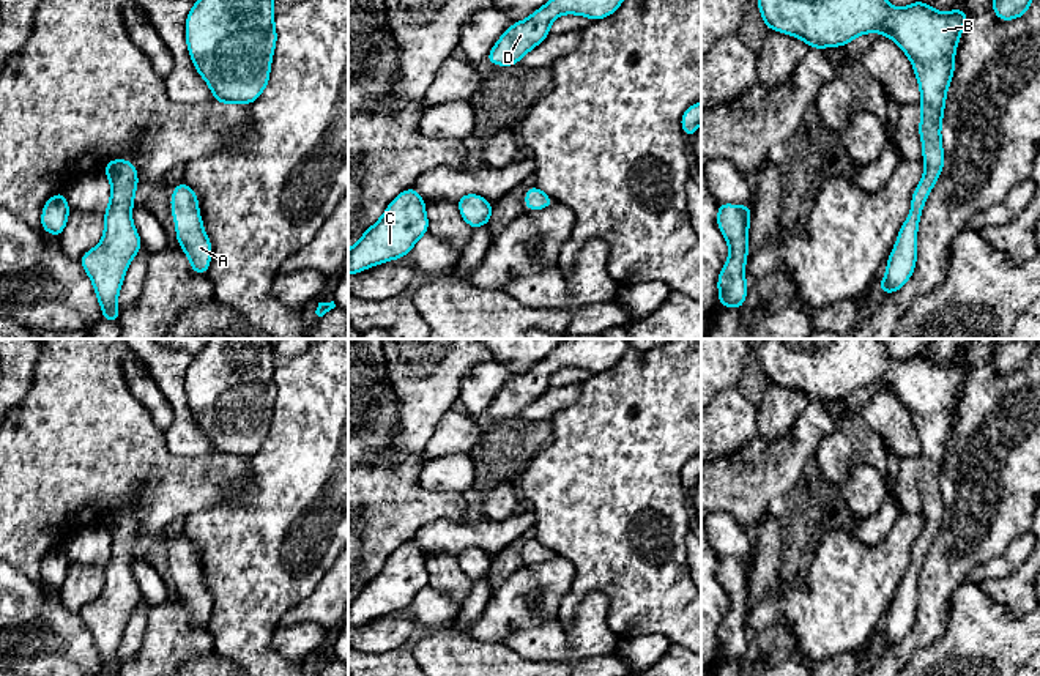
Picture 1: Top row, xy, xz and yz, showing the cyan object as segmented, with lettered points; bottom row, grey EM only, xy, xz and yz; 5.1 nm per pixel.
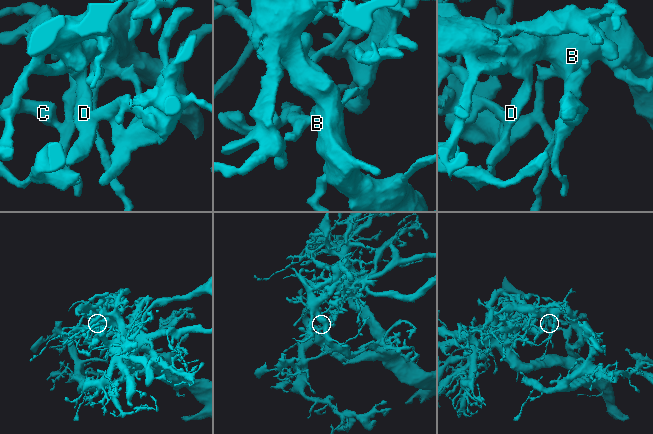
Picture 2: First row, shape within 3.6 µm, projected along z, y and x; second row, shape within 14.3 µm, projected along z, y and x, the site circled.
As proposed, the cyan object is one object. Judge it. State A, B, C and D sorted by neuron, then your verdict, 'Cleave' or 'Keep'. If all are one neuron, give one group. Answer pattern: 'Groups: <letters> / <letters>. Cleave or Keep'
Groups: A B C D. Keep

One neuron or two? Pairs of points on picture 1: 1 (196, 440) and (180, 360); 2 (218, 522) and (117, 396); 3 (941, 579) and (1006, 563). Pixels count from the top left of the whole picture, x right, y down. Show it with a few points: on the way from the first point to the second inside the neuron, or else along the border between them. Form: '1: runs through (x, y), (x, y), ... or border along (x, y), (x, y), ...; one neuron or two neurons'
1: runs through (183, 419), (177, 399), (177, 380); one neuron
2: border along (234, 482), (213, 506), (183, 520); two neurons
3: border along (1001, 552), (977, 564), (965, 580); two neurons

